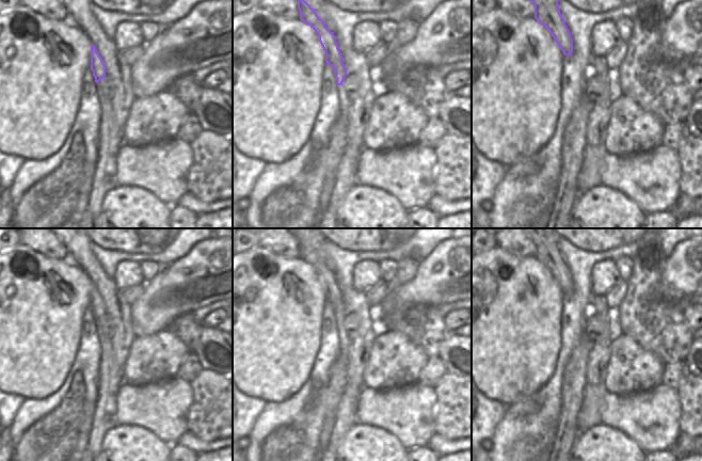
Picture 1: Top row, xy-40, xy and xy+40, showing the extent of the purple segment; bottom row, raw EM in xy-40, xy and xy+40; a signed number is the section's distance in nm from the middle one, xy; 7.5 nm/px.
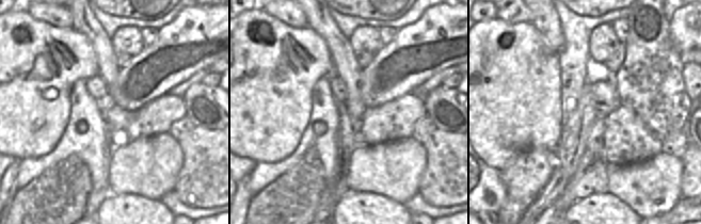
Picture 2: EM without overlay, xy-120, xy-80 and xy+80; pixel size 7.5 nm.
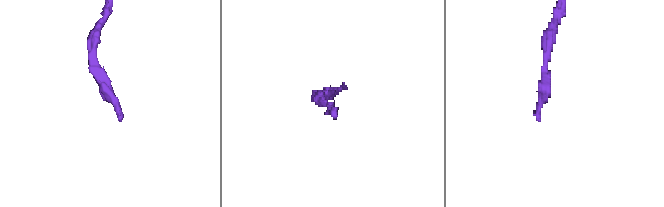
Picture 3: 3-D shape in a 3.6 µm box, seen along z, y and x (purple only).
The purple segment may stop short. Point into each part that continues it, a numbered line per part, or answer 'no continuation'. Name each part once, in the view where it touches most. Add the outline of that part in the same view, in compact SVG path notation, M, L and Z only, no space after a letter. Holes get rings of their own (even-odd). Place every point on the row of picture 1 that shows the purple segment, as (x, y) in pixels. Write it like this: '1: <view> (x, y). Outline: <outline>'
1: xy (344, 102). Outline: M337 85L338 89L338 108L340 116L345 118L347 127L349 126L349 106L351 101L347 97L347 93L342 85Z

